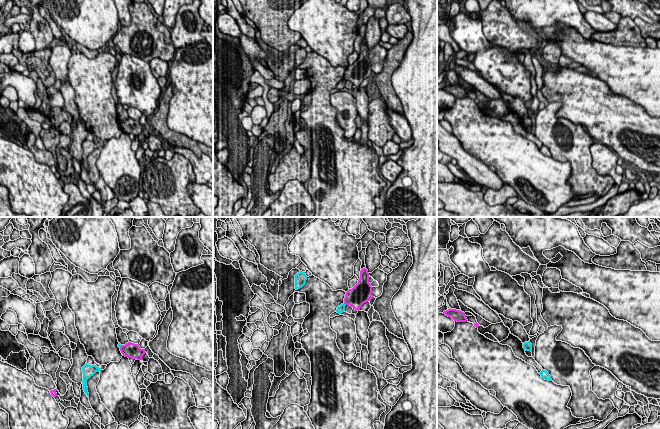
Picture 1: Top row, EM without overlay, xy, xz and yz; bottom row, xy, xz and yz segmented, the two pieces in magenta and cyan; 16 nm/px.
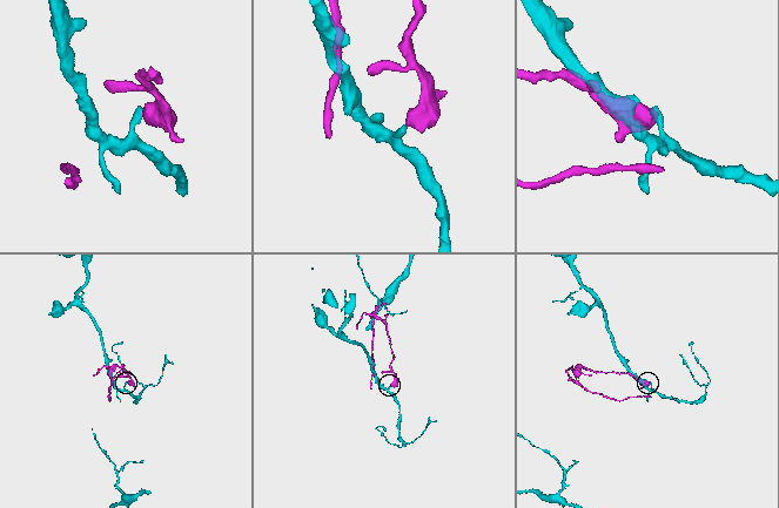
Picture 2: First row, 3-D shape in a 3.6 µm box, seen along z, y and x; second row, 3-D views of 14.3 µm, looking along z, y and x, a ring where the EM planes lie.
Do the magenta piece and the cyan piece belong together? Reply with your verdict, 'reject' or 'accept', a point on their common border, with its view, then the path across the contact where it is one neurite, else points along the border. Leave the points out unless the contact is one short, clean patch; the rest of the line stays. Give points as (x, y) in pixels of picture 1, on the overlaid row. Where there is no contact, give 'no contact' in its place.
reject; contact xz (345, 303); border xz (343, 303), (346, 304)

